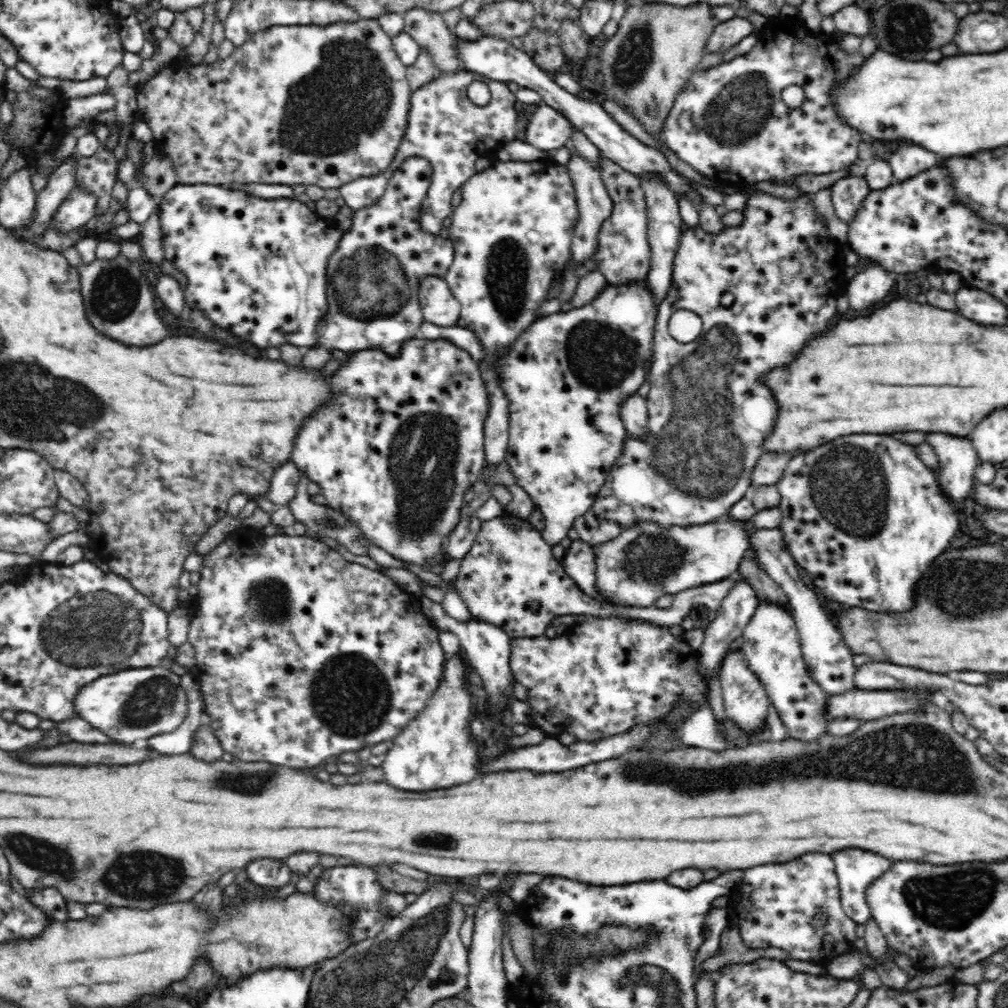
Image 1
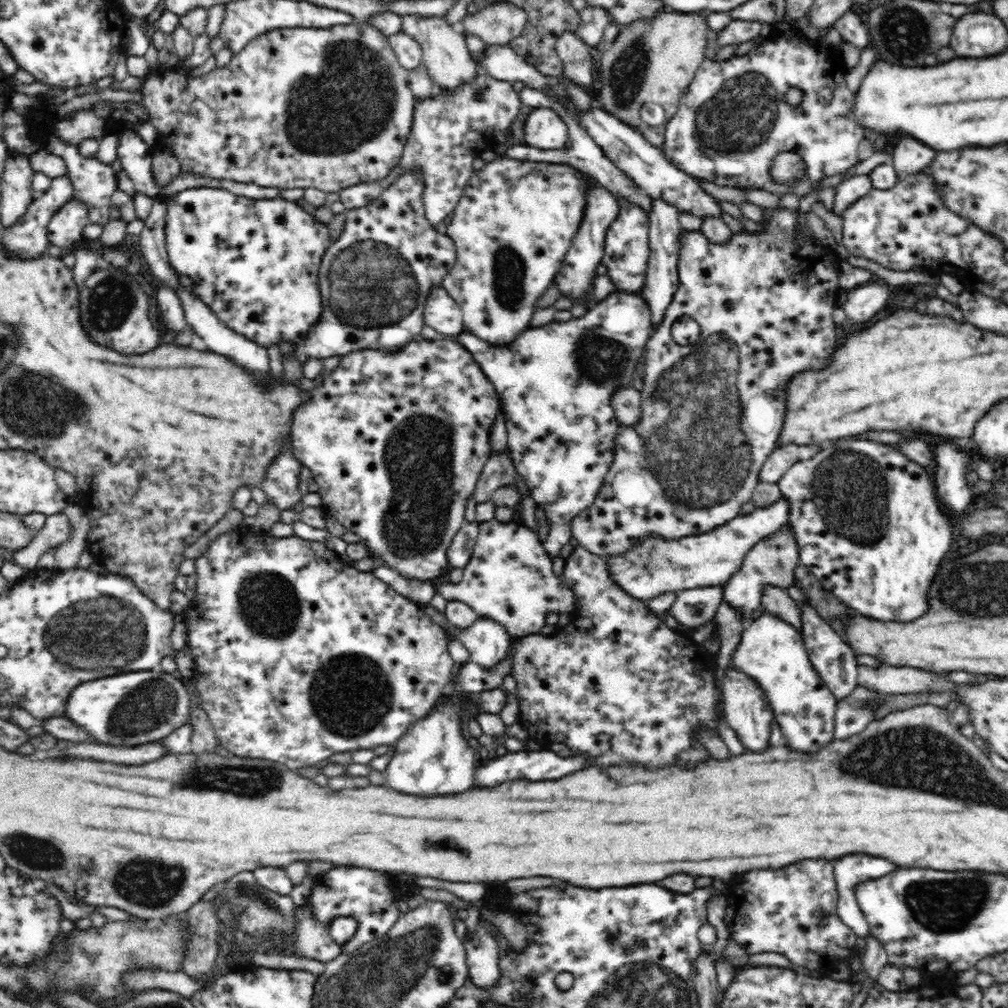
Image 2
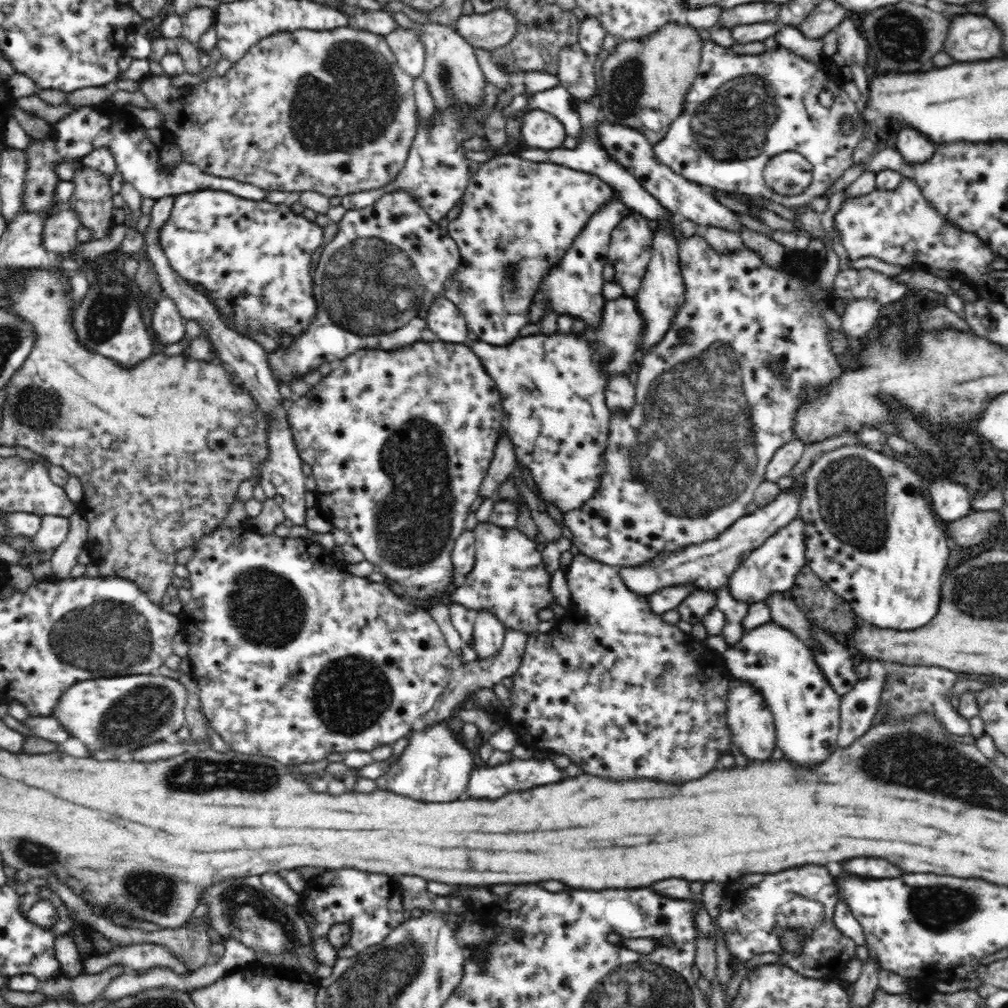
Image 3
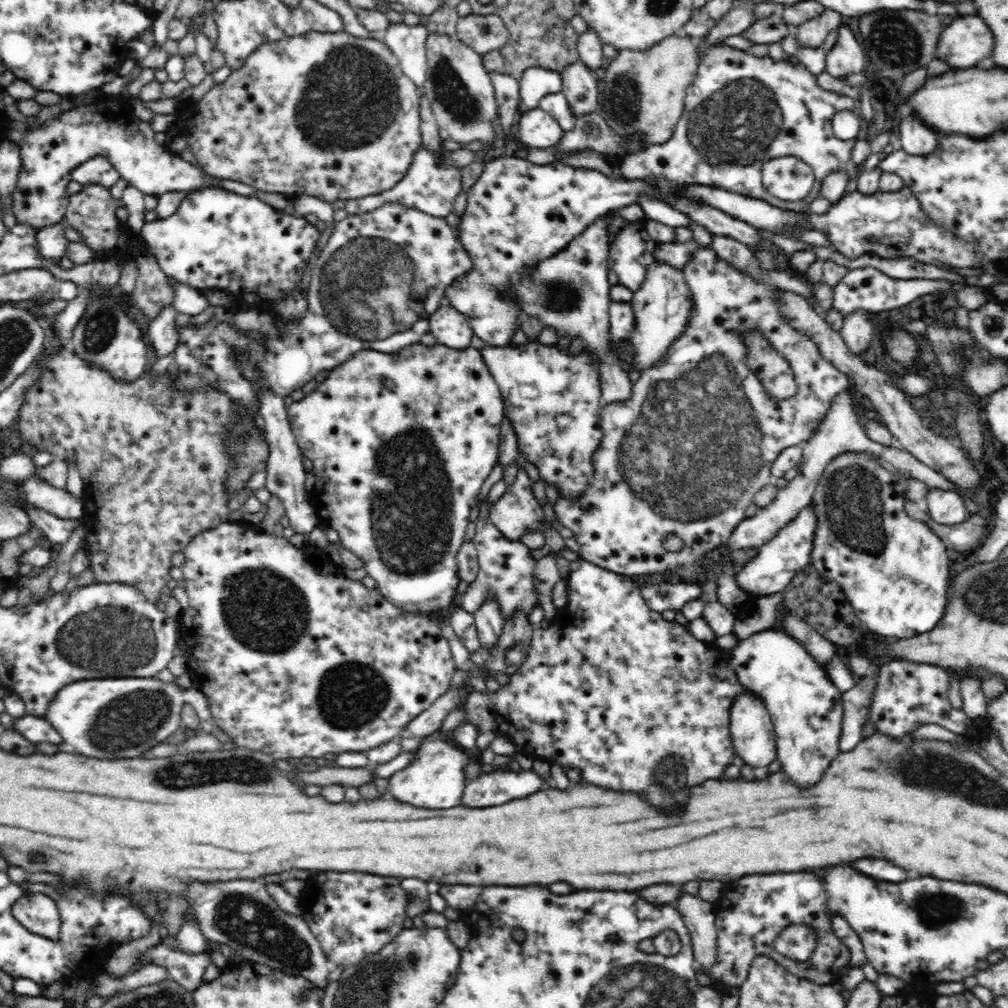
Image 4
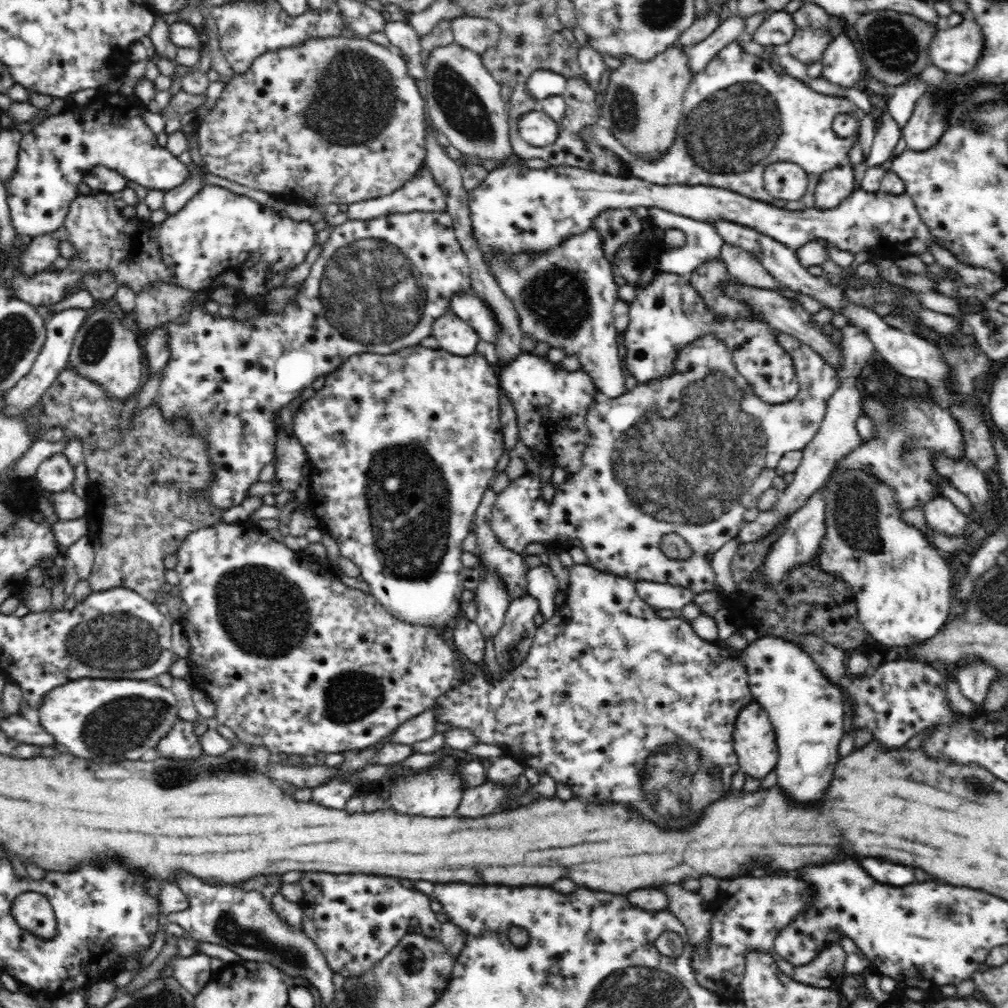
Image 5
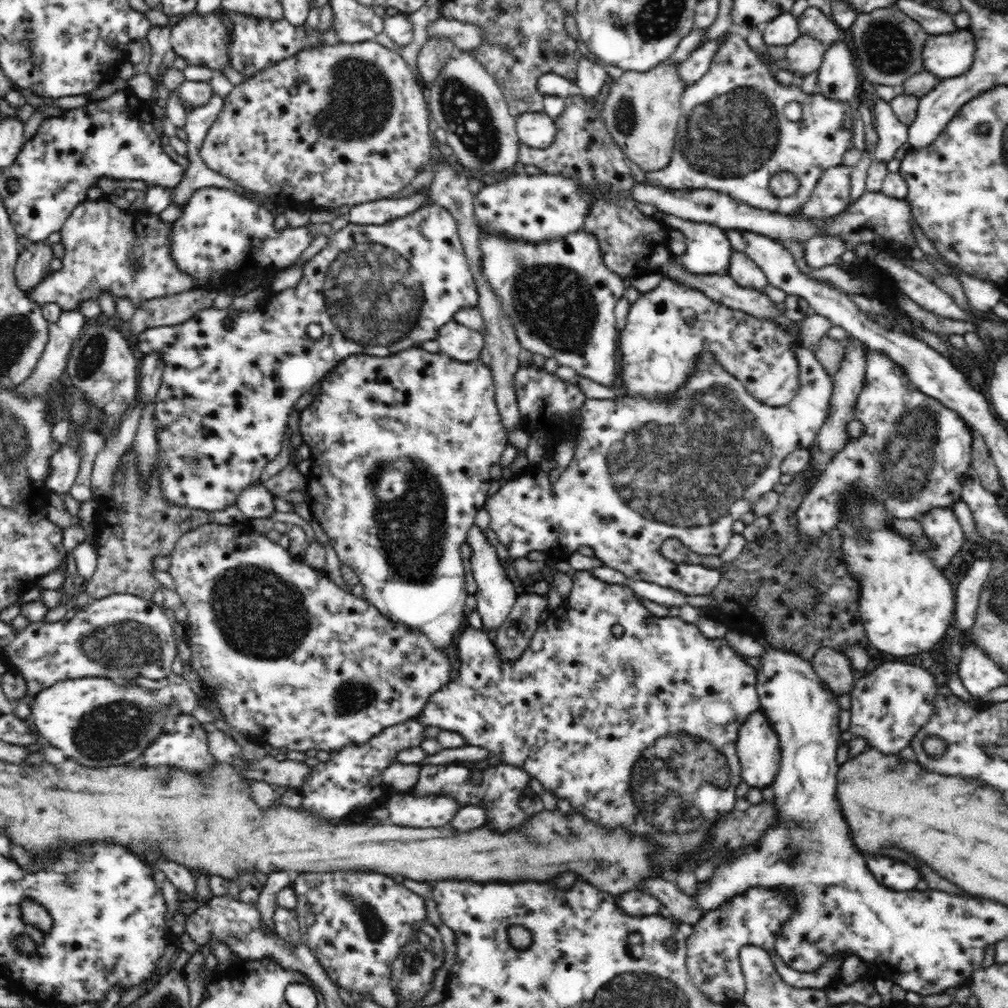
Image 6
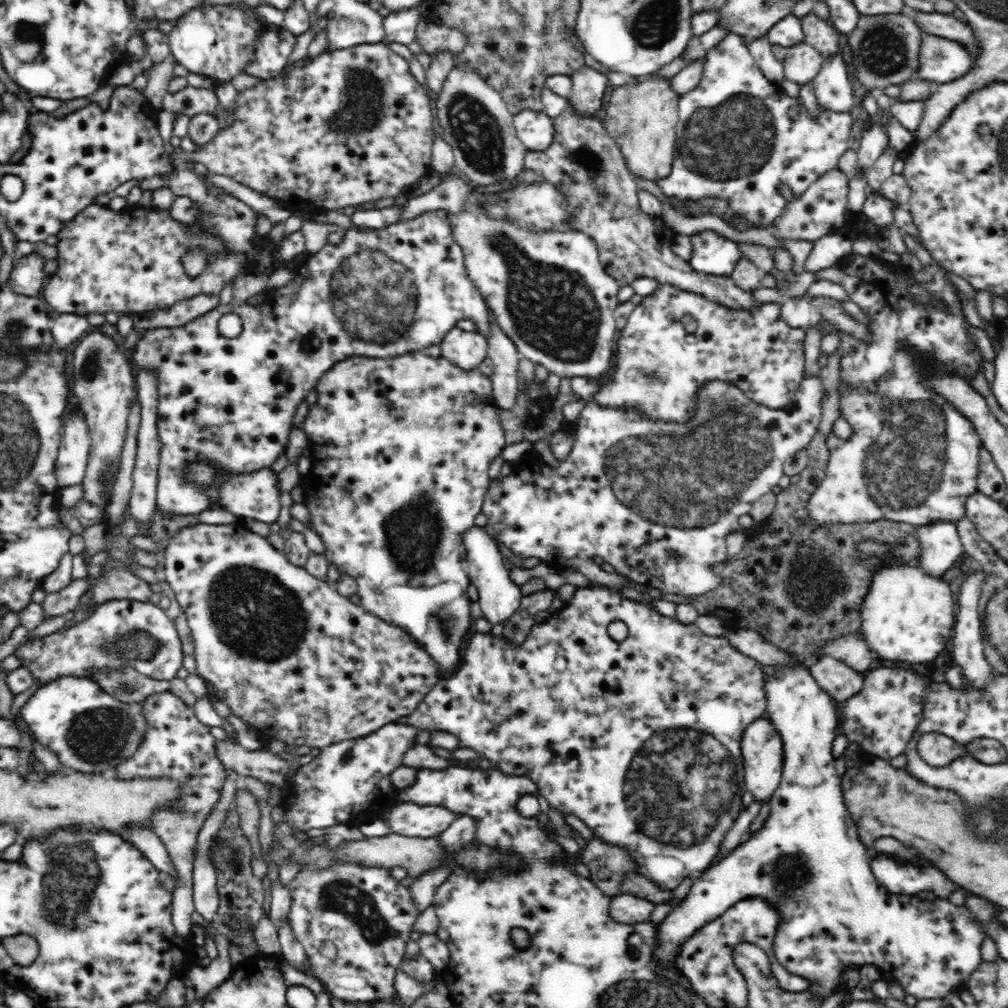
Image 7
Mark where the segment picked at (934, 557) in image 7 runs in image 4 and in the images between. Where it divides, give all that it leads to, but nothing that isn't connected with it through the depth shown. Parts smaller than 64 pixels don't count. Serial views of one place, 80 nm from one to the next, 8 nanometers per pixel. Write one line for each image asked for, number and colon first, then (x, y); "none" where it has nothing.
4: (945, 507)
5: (941, 515)
6: (941, 526)

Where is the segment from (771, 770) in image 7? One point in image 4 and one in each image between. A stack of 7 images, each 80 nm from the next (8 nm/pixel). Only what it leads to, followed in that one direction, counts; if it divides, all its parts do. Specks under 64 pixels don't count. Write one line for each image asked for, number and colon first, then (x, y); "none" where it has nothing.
4: (752, 732)
5: (754, 741)
6: (757, 745)

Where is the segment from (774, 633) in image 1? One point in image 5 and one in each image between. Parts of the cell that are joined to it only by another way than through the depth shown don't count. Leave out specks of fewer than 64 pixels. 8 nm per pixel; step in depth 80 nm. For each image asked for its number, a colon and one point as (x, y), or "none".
2: (772, 652)
3: (806, 710)
4: (806, 708)
5: (806, 710)

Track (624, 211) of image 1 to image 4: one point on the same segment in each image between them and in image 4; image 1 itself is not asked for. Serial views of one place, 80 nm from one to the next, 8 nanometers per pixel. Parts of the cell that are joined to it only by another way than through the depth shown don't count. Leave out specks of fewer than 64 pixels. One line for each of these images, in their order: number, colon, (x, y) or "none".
2: (626, 252)
3: (630, 249)
4: (630, 255)

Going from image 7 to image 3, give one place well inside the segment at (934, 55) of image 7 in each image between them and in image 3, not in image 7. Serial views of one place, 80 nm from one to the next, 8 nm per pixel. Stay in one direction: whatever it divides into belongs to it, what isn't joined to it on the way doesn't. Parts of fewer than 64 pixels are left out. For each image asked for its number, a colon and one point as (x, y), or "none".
3: (971, 37)
4: (966, 41)
5: (956, 50)
6: (948, 55)

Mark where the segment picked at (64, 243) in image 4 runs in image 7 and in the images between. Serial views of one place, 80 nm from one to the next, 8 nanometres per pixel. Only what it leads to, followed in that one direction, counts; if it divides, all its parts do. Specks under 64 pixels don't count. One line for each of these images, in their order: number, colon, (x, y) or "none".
5: (40, 253)
6: (32, 265)
7: (28, 277)

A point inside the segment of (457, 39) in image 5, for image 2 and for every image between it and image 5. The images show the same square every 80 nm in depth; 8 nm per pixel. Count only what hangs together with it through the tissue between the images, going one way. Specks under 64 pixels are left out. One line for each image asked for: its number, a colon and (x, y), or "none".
2: (500, 23)
3: (491, 30)
4: (486, 33)

